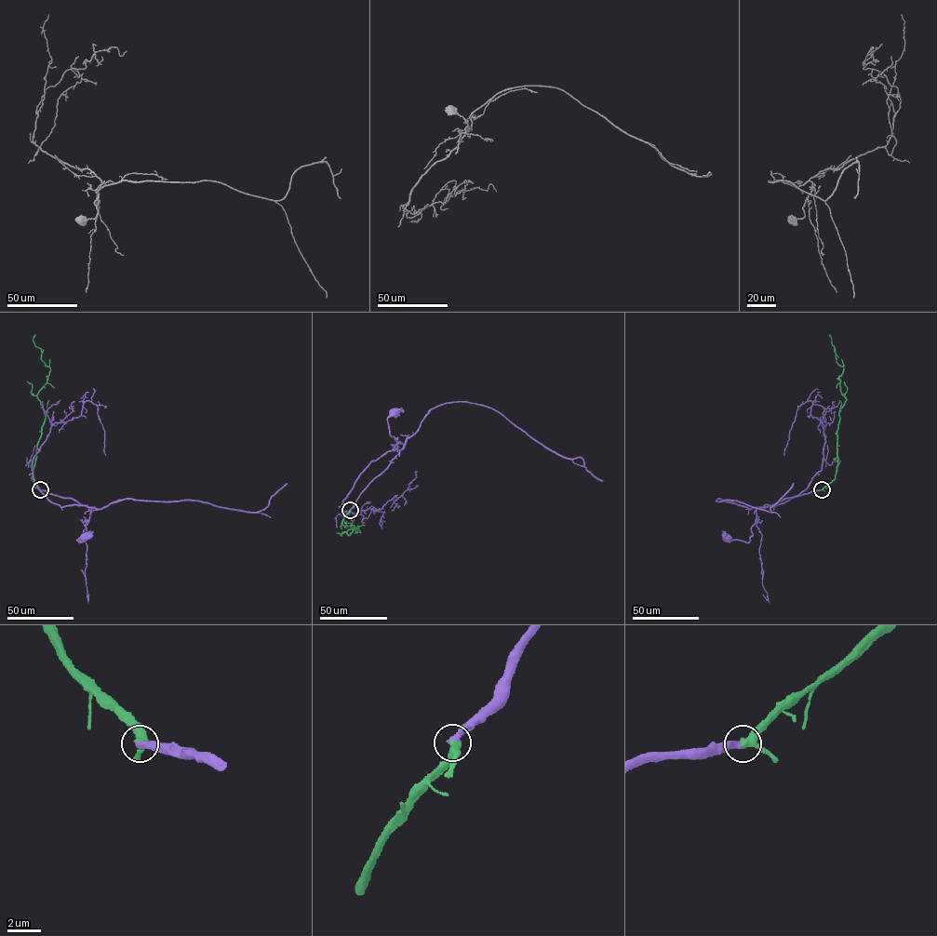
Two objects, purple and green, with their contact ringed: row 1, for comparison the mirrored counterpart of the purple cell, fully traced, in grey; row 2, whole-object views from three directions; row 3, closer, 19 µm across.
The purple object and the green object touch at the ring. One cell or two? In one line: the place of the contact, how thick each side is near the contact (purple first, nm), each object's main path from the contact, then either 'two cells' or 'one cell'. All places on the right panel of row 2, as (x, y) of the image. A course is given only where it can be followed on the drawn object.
at (822, 489); 360 nm thick on the purple side, 440 nm on the other; purple runs (822, 489), (759, 507), (756, 512), (753, 535), (748, 541), (728, 540), (726, 536); green runs (822, 489), (835, 478), (839, 413), (846, 399), (840, 391), (839, 378), (843, 367), (836, 362), (829, 334); one cell

